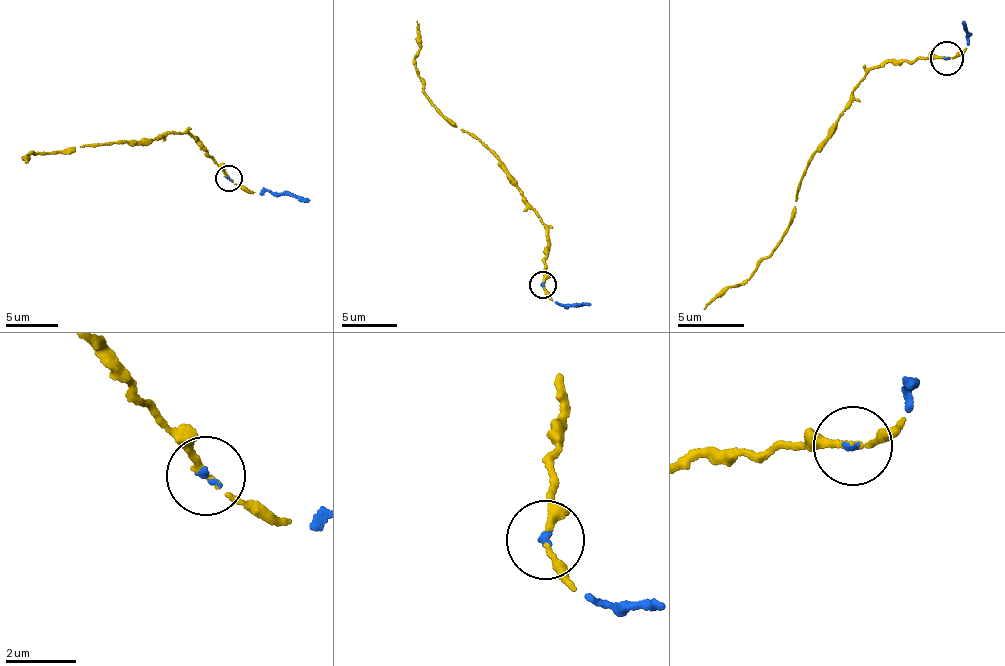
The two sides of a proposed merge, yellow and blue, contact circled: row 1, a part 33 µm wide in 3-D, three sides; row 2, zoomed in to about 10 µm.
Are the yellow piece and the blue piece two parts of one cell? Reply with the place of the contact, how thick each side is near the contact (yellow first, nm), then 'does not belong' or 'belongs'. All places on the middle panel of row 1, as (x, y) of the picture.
(543, 284) | 160/100 nm | belongs

